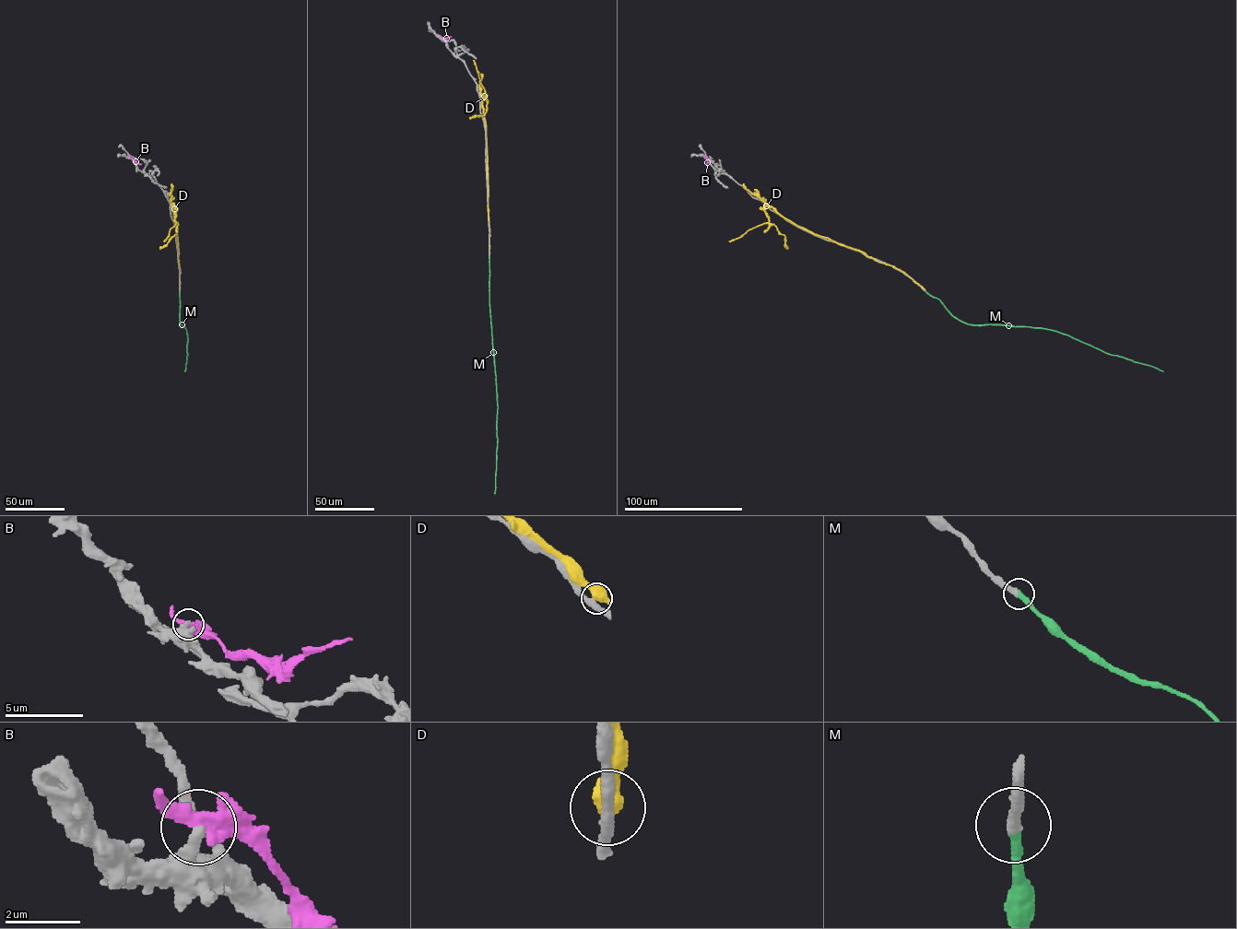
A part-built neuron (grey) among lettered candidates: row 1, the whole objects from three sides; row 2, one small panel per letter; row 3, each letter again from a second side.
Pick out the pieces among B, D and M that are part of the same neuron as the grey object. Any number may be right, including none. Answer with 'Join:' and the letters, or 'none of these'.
Join: M

